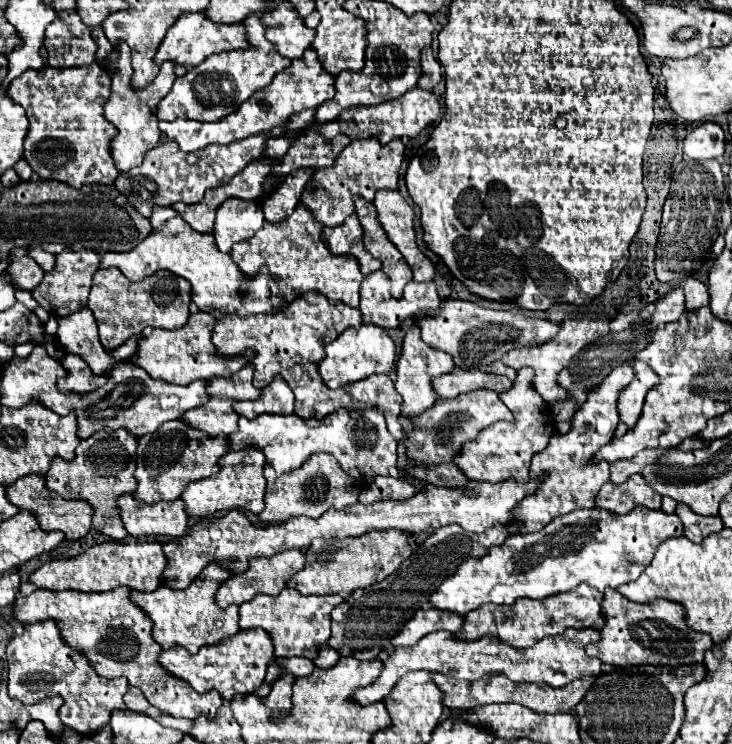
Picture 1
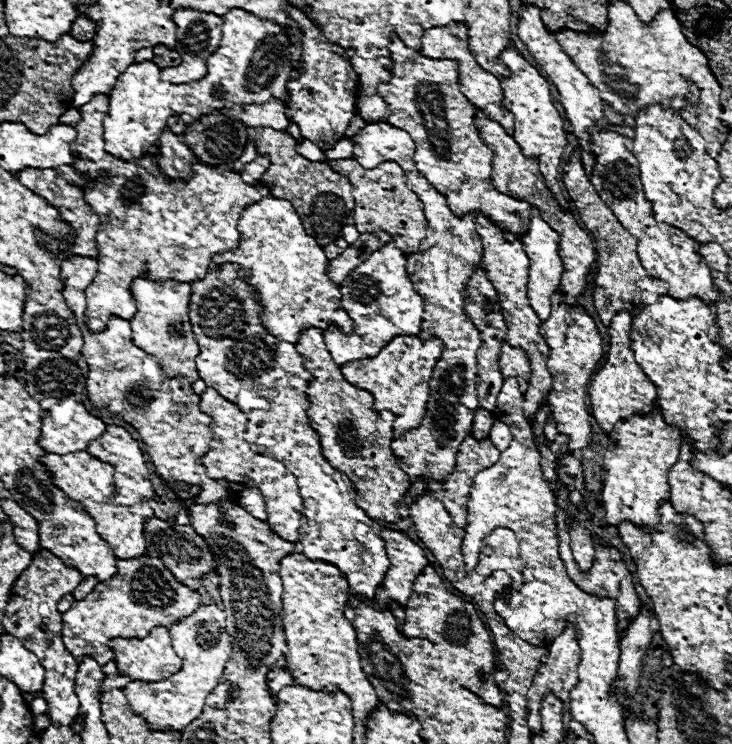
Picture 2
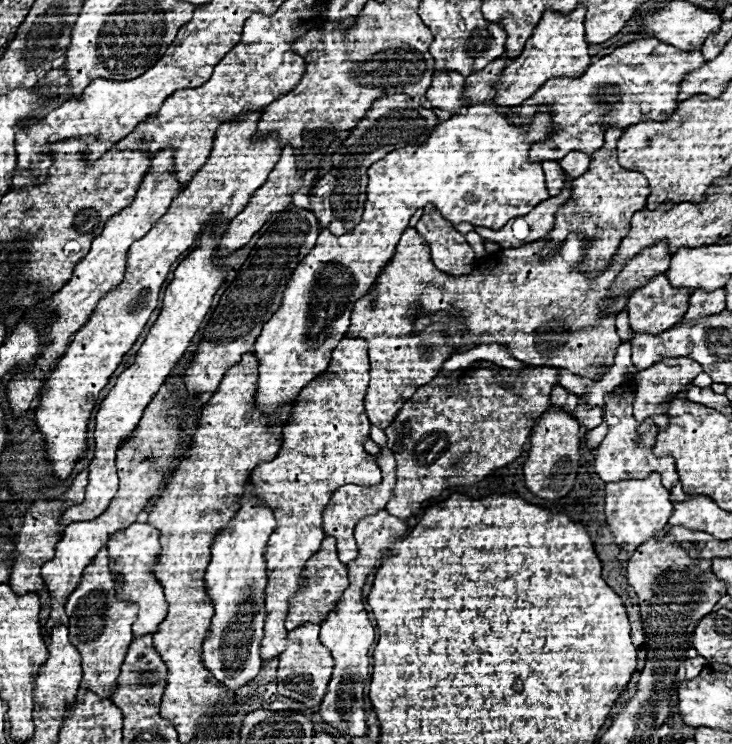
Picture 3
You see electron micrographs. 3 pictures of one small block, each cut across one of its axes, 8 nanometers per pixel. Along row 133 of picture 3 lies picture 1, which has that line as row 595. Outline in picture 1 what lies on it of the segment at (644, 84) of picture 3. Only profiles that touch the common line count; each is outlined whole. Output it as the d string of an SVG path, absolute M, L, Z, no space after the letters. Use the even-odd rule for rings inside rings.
M580 584L578 588L574 588L570 592L548 596L542 600L520 598L512 606L484 604L466 614L464 626L460 632L456 632L456 638L478 640L482 636L496 636L514 648L528 648L528 646L532 646L530 644L532 640L542 640L546 636L562 634L566 628L582 628L582 626L598 628L598 630L604 626L602 596L594 588L588 588L586 584Z

